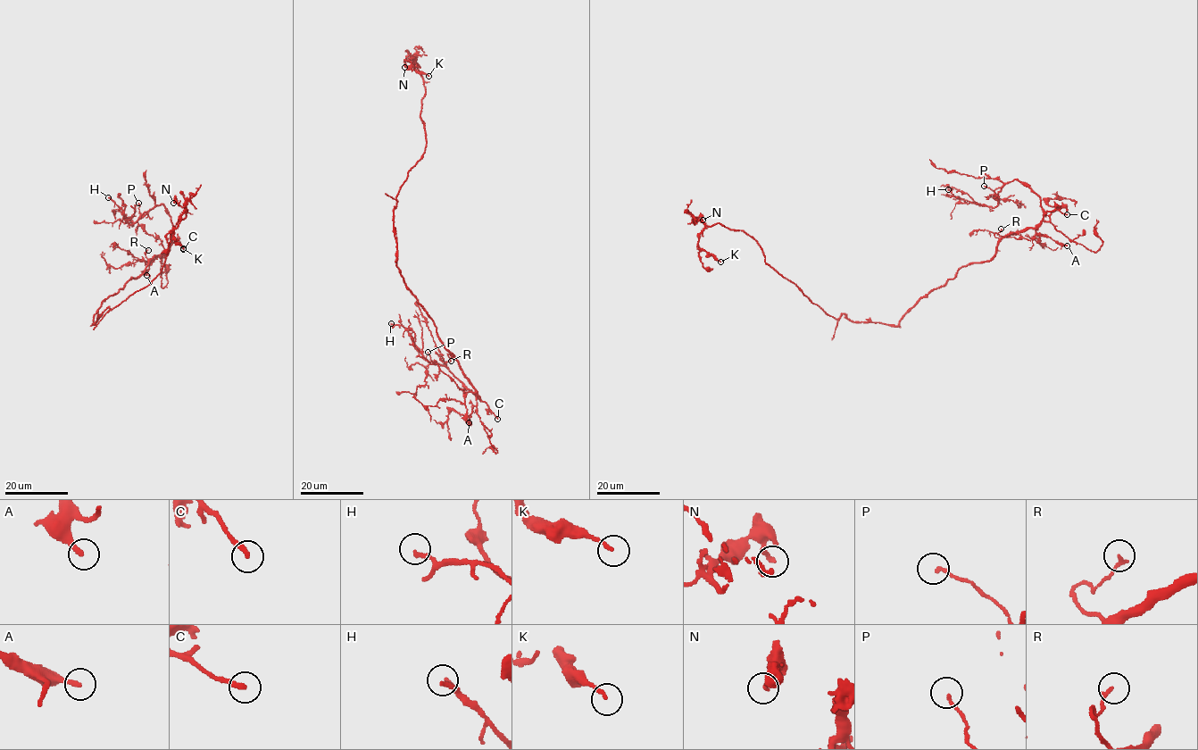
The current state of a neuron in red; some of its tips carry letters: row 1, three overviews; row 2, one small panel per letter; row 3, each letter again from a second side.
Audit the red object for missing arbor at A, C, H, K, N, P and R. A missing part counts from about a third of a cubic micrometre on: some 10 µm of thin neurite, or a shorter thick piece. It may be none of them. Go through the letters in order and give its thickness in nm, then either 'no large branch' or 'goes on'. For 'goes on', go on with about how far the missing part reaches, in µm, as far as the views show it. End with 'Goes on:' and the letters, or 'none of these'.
A: calibre 240 nm; no large branch
C: calibre 240 nm; no large branch
H: calibre 190 nm; no large branch
K: calibre 160 nm; no large branch
N: calibre 200 nm; no large branch
P: calibre 160 nm; no large branch
R: calibre 170 nm; no large branch
Goes on: none of these

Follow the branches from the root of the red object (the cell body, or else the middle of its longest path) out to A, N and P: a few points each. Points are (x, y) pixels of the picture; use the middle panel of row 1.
A: (401, 274), (434, 322), (439, 341), (453, 354), (476, 391), (468, 392), (465, 398), (469, 422)
N: (401, 274), (395, 196), (427, 145), (420, 115), (423, 77), (413, 57), (405, 59), (404, 67)
P: (401, 274), (434, 322), (439, 341), (453, 354), (479, 398), (446, 367), (433, 362), (428, 352)

